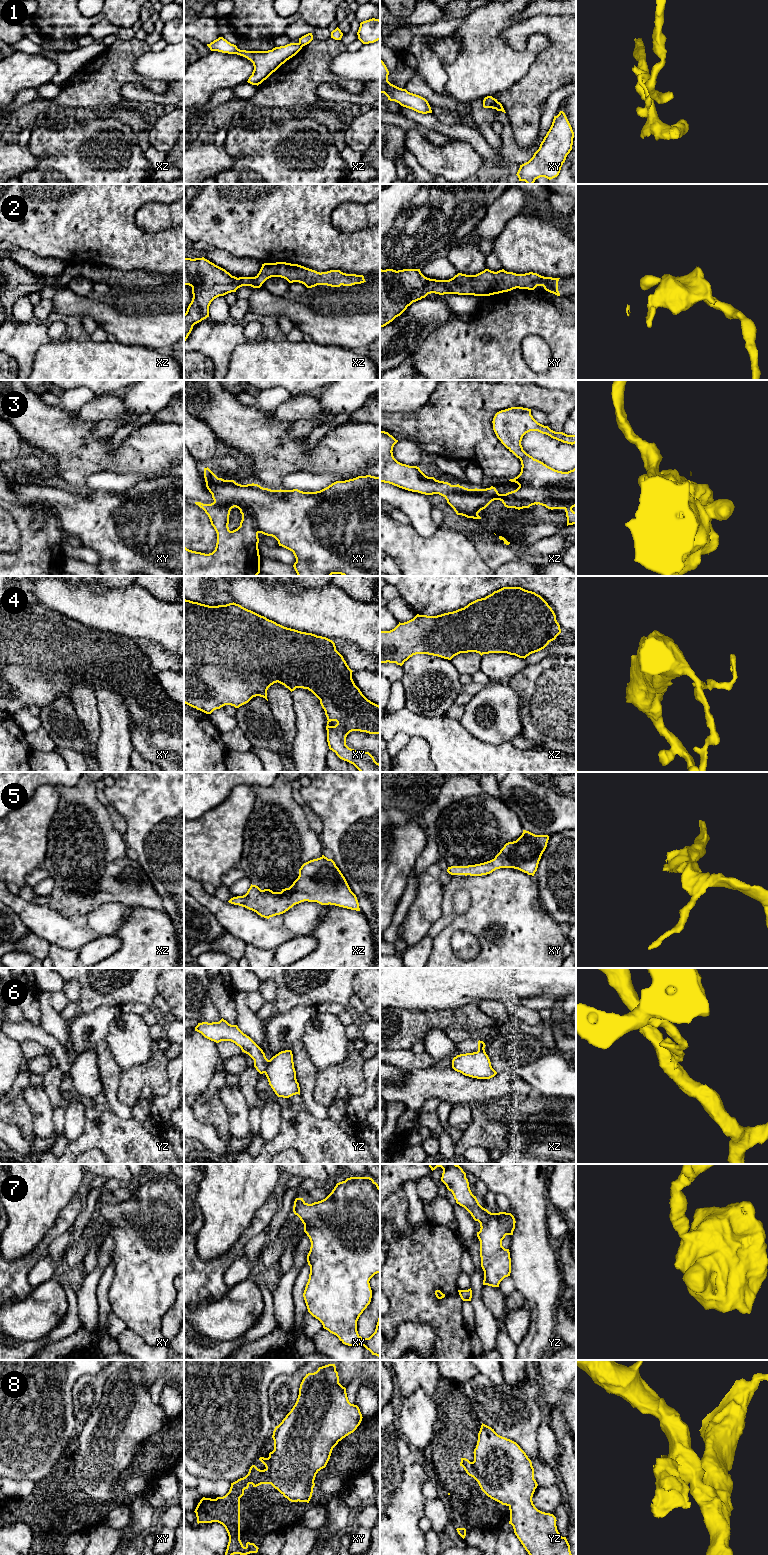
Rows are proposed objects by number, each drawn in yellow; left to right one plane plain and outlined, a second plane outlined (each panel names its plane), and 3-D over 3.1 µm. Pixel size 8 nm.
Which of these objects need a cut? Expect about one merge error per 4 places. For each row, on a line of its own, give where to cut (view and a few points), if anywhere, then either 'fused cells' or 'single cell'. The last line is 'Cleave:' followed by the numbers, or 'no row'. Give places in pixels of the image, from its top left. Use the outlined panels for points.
1: cut xy (497, 101), (495, 108); fused cells
2: cut none; single cell
3: cut none; single cell
4: cut none; single cell
5: cut none; single cell
6: cut yz (269, 1060), (264, 1072); fused cells
7: cut none; single cell
8: cut none; single cell
Cleave: 1, 6

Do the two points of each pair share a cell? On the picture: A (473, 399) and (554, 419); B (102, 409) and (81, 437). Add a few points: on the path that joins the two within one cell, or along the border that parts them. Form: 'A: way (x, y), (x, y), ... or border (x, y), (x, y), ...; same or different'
A: way (494, 397), (537, 398); same
B: border (74, 416), (77, 420), (95, 423); different

